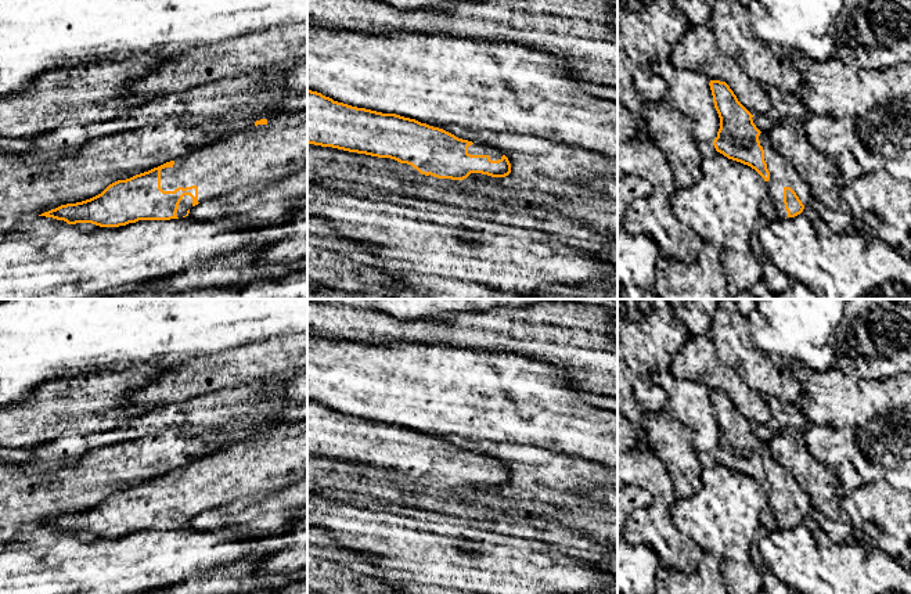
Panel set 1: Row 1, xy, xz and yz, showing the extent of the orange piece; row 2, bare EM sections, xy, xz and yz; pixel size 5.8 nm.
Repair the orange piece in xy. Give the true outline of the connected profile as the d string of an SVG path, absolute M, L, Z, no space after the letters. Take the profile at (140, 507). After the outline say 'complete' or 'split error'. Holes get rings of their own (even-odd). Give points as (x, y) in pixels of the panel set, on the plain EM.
M307 420L282 422L256 431L252 438L204 456L183 468L118 490L90 510L61 515L39 526L64 530L68 534L91 533L100 537L119 537L138 530L181 529L205 510L215 510L260 493L273 493L306 476Z; split error

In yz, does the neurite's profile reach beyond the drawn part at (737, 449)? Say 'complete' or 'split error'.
split error

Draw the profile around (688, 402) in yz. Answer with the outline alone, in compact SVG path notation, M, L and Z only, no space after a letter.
M670 370L655 371L649 379L666 393L665 410L691 432L698 453L713 453L720 439L710 390L703 385L676 378Z

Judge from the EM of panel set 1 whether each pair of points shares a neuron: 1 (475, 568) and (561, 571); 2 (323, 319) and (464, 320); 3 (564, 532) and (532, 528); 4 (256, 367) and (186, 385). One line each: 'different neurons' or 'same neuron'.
1: same neuron
2: same neuron
3: same neuron
4: same neuron

